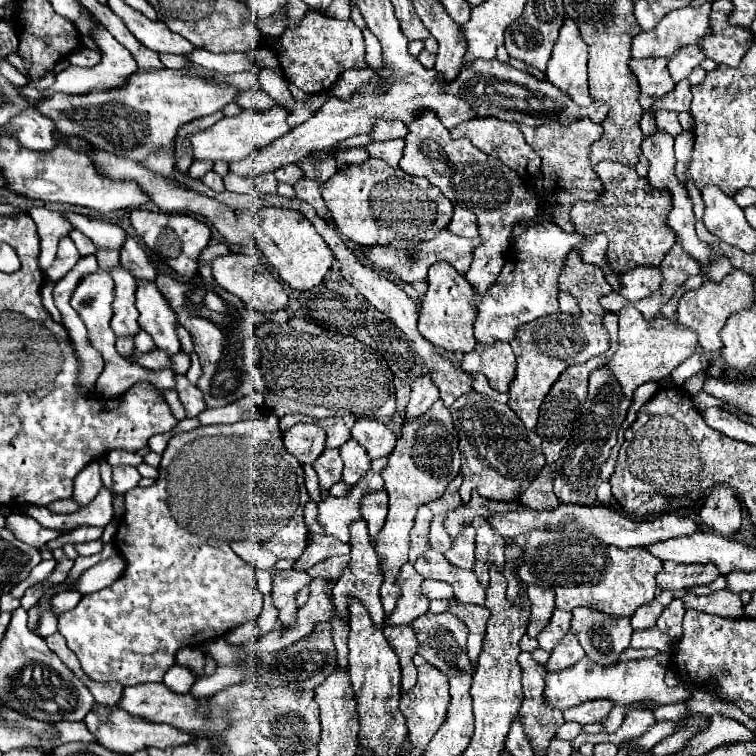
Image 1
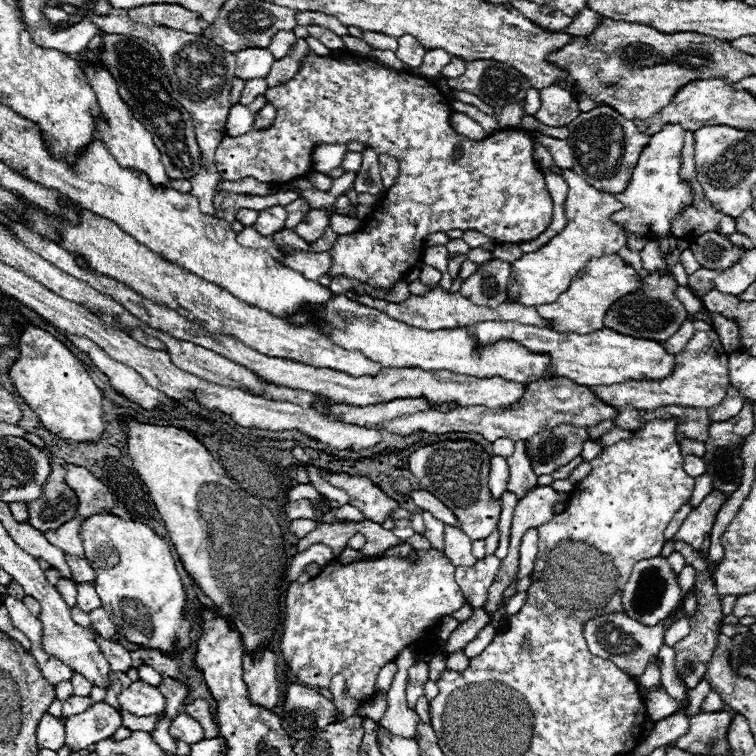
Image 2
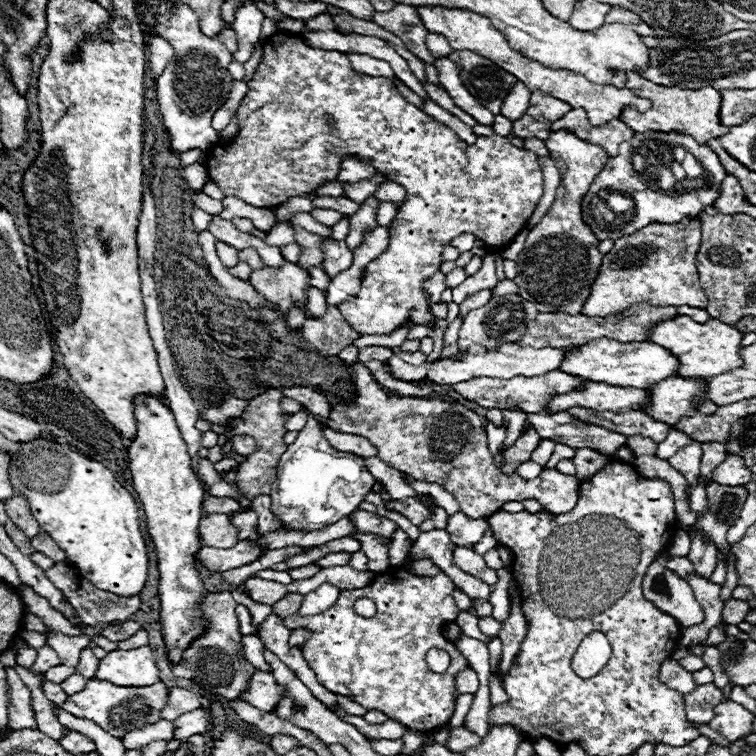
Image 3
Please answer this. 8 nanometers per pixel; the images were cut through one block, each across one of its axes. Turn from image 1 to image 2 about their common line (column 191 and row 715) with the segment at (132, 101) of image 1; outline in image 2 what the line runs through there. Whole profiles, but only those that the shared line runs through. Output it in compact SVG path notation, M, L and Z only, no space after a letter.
M96 702L82 714L66 720L66 744L80 752L104 738L110 738L122 726L122 716L106 702Z

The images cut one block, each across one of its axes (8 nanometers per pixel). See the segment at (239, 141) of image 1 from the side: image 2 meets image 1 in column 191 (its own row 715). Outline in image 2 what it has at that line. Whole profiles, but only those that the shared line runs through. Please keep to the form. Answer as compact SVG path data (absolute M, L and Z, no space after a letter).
M142 680L132 682L120 696L118 696L120 708L128 710L136 716L150 716L160 714L166 708L166 698L156 686L148 686Z

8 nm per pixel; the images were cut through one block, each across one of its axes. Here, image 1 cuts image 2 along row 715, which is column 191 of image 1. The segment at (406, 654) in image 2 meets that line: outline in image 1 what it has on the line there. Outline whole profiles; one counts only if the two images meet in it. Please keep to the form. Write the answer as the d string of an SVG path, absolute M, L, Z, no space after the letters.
M176 376L176 392L178 392L188 416L198 416L202 410L206 410L202 392L196 386L192 386L186 376Z

